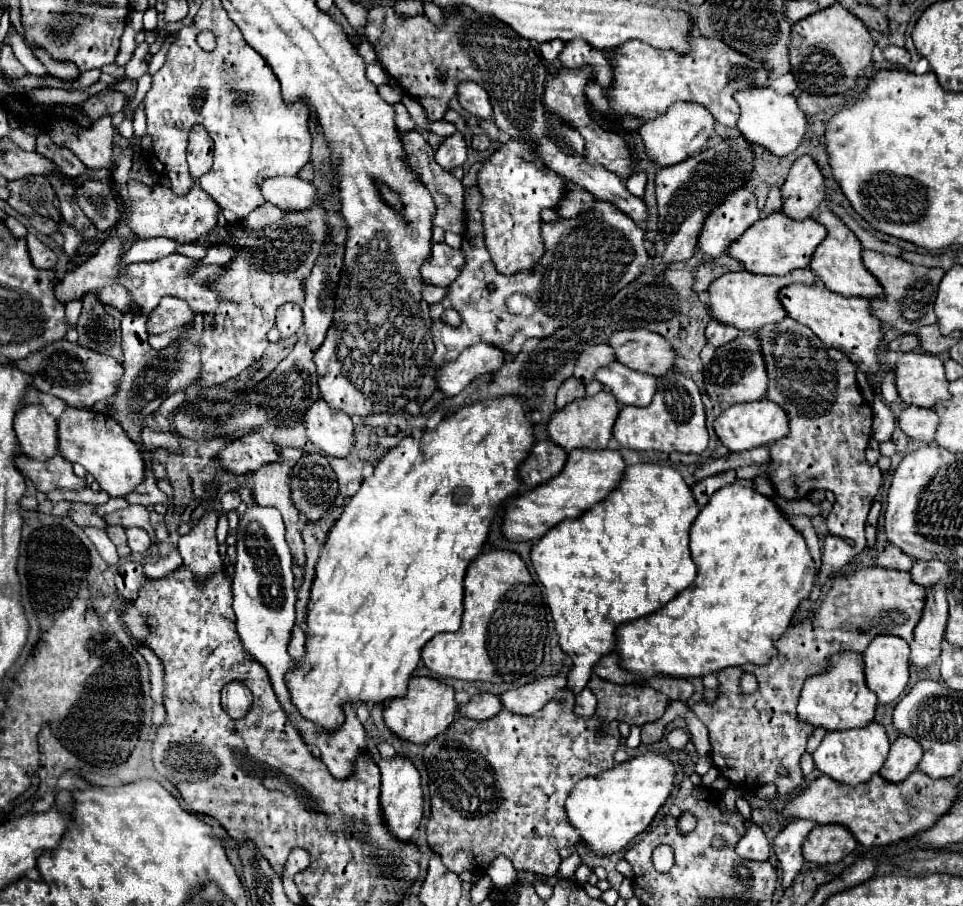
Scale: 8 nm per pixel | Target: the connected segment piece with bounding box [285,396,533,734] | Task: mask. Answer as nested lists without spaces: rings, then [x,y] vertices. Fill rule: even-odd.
[[[503,396],[503,398],[491,398],[485,402],[477,402],[471,406],[461,408],[459,412],[447,416],[441,420],[441,424],[435,430],[423,432],[421,438],[407,436],[403,438],[395,448],[387,450],[385,456],[377,462],[373,474],[363,480],[359,492],[349,500],[345,506],[341,518],[333,526],[333,530],[327,536],[327,542],[321,550],[321,556],[315,566],[315,580],[311,586],[311,598],[307,604],[307,654],[297,662],[297,666],[287,674],[285,682],[291,694],[291,702],[303,714],[305,720],[311,720],[319,724],[319,732],[335,732],[345,722],[345,704],[349,702],[371,702],[371,704],[383,704],[393,698],[401,698],[407,694],[407,684],[411,678],[411,672],[419,664],[421,648],[441,632],[457,632],[461,626],[461,614],[463,614],[463,578],[467,566],[479,556],[481,546],[487,540],[489,524],[493,520],[495,510],[503,504],[505,498],[513,496],[521,482],[517,478],[517,466],[523,462],[523,458],[529,454],[533,444],[533,424],[525,416],[525,400],[517,396]]]

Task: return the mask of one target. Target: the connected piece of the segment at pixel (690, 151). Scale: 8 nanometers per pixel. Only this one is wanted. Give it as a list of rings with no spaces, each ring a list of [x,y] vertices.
[[[677,102],[663,114],[663,118],[645,122],[639,128],[639,136],[643,140],[647,158],[655,162],[657,166],[665,168],[665,166],[679,164],[687,160],[689,156],[693,156],[695,152],[699,152],[705,146],[705,142],[711,138],[713,126],[715,126],[715,118],[711,116],[709,110],[705,110],[699,104],[691,104],[691,102]]]

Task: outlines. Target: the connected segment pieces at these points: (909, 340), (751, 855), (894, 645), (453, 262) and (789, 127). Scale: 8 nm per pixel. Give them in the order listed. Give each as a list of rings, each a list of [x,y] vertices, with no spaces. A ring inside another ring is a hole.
[[[901,334],[887,344],[889,350],[897,350],[897,352],[911,352],[917,346],[919,346],[919,338],[913,336],[913,334]]]
[[[747,822],[747,834],[741,838],[735,850],[741,858],[747,858],[747,860],[767,860],[771,852],[771,844],[757,824]]]
[[[877,636],[871,642],[871,646],[863,652],[865,682],[877,694],[879,704],[891,704],[903,694],[903,690],[909,682],[909,668],[911,668],[909,652],[911,652],[909,644],[899,636]]]
[[[433,244],[429,258],[421,266],[421,278],[431,286],[447,288],[457,278],[463,264],[465,258],[461,250],[453,250],[447,244]]]
[[[747,88],[747,90],[735,92],[735,102],[741,108],[741,114],[735,126],[741,132],[741,136],[745,136],[749,142],[765,146],[775,156],[787,156],[795,152],[795,148],[801,144],[805,136],[807,120],[791,94],[781,96],[773,88],[761,88],[761,90]]]

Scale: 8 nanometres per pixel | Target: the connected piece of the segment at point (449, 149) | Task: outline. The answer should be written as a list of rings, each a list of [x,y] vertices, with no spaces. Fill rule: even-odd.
[[[449,136],[443,140],[439,150],[435,152],[435,160],[443,170],[453,170],[457,166],[463,166],[467,160],[467,144],[463,136]]]

